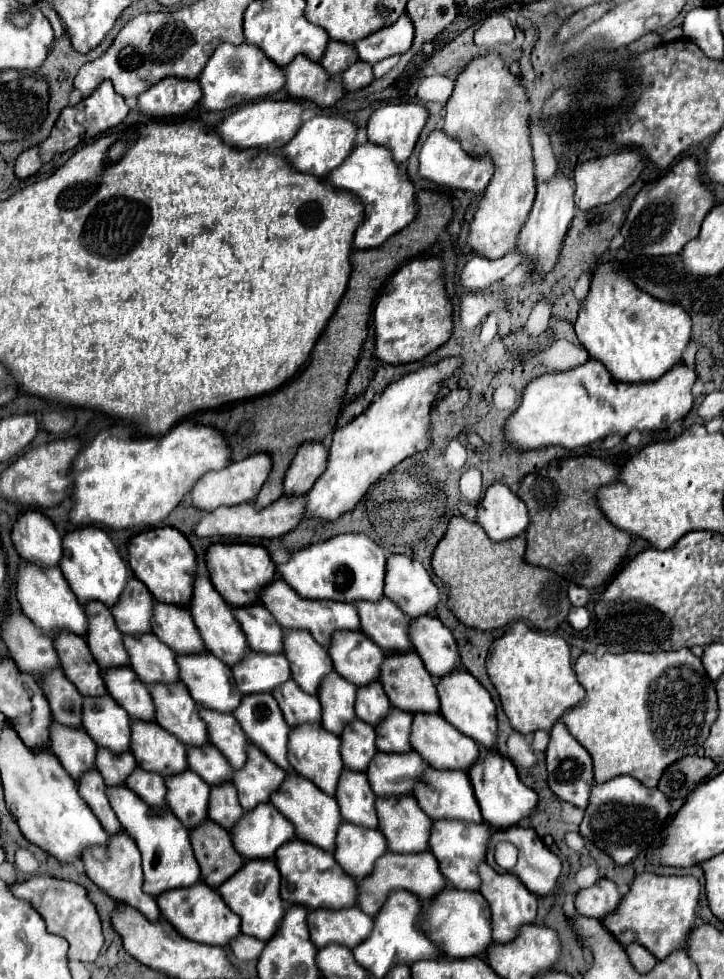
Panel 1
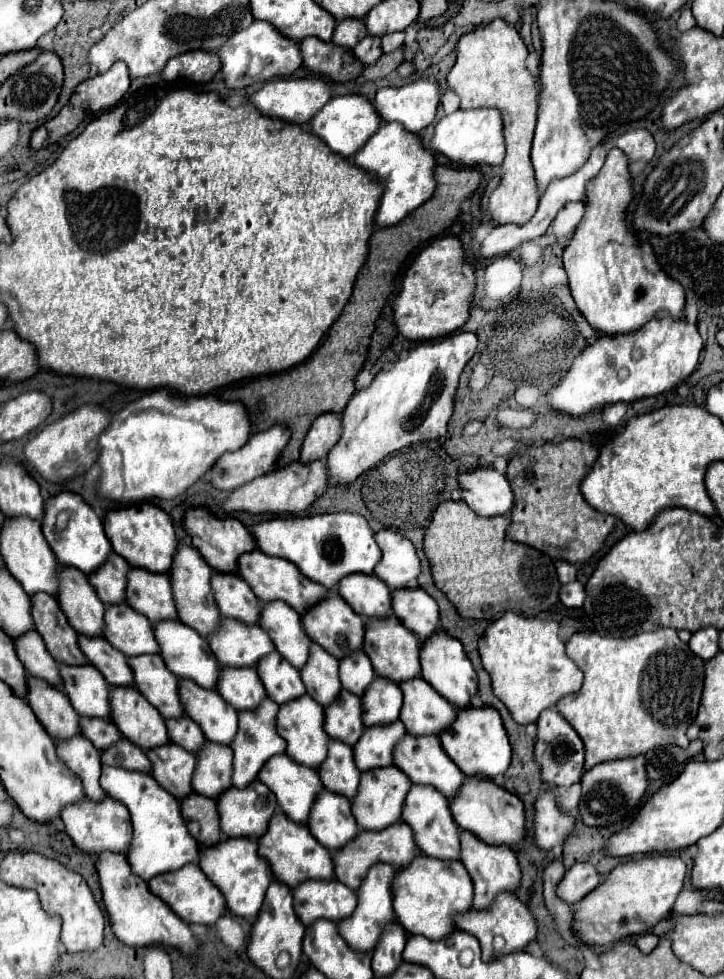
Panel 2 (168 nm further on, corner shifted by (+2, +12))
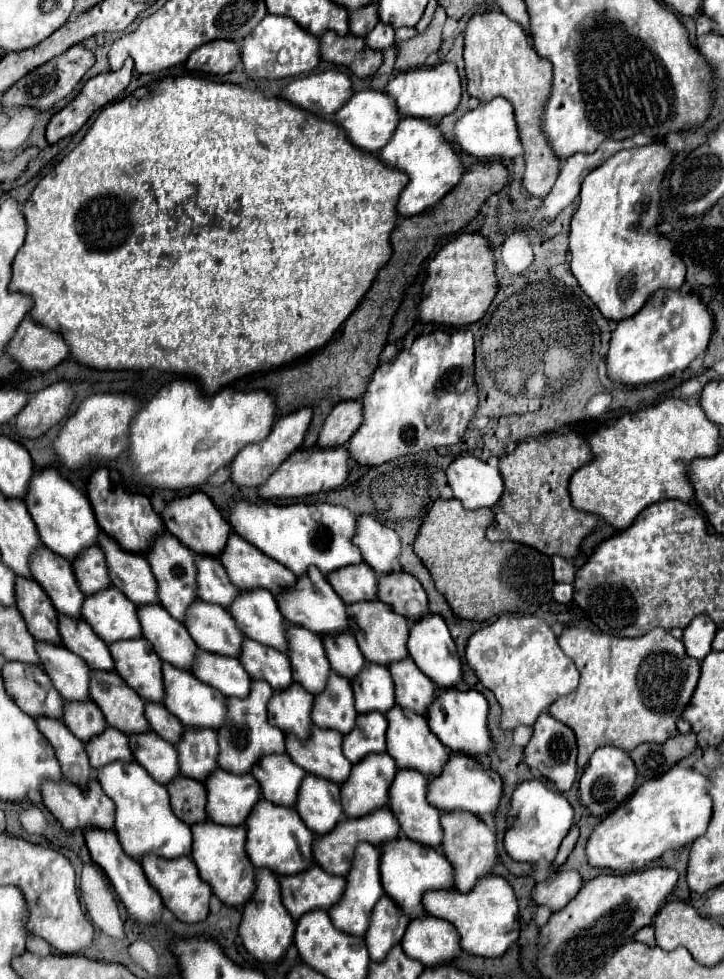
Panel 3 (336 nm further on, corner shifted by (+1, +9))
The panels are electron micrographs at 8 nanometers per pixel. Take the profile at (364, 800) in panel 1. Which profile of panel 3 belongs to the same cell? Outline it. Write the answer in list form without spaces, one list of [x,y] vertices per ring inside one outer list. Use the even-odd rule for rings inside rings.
[[[313,727],[311,739],[303,745],[295,737],[285,737],[287,753],[307,773],[343,785],[351,775],[351,763],[343,755],[343,737],[333,729]]]

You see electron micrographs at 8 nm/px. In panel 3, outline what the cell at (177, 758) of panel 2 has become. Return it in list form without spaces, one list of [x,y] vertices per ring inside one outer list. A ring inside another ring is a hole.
[[[151,731],[143,735],[129,735],[129,745],[133,749],[135,761],[143,765],[147,773],[161,785],[167,785],[179,777],[179,753],[173,743],[157,737],[157,733]]]

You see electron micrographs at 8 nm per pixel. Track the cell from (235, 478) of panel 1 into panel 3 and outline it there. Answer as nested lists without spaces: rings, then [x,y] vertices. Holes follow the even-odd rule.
[[[301,409],[301,411],[295,411],[295,413],[287,415],[287,417],[281,417],[273,425],[271,433],[261,443],[253,443],[253,445],[241,449],[235,455],[235,459],[229,465],[231,481],[235,485],[241,485],[241,487],[259,487],[259,485],[263,485],[269,479],[269,475],[303,443],[309,421],[311,421],[311,411],[309,409]]]

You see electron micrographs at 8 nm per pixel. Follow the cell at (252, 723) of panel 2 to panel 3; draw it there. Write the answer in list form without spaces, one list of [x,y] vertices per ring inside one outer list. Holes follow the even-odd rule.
[[[253,681],[251,693],[245,699],[227,699],[229,705],[229,721],[219,731],[219,767],[235,773],[245,775],[251,771],[251,767],[265,755],[273,753],[285,753],[285,735],[269,725],[267,721],[267,705],[273,697],[273,689],[265,685],[265,681]]]

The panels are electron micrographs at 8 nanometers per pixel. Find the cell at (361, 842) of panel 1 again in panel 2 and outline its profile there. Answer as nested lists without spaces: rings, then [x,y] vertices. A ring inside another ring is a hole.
[[[322,790],[312,804],[312,814],[308,814],[308,828],[314,838],[330,852],[342,848],[360,832],[350,812],[350,800],[340,794],[332,794],[330,790]]]

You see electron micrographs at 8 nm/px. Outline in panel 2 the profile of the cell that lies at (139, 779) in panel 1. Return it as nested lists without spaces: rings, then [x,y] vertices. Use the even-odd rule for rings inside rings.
[[[120,738],[116,746],[112,744],[100,754],[102,764],[108,766],[122,766],[126,770],[140,770],[140,772],[150,772],[150,762],[140,746],[130,742],[128,738]]]

